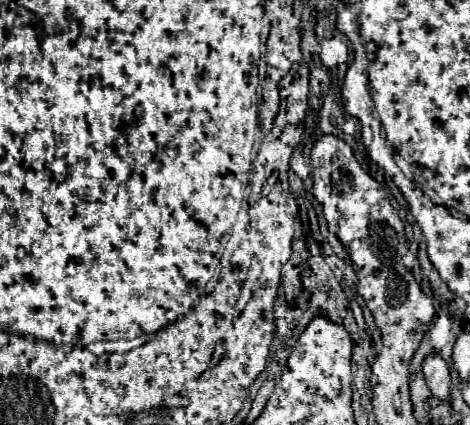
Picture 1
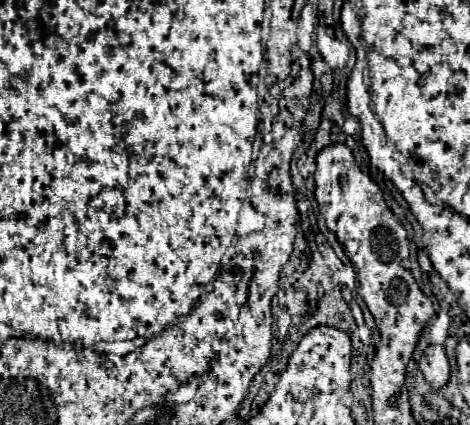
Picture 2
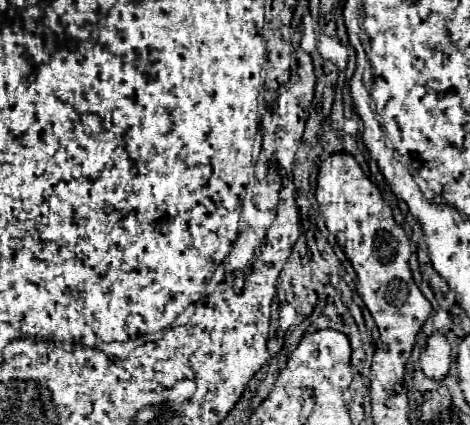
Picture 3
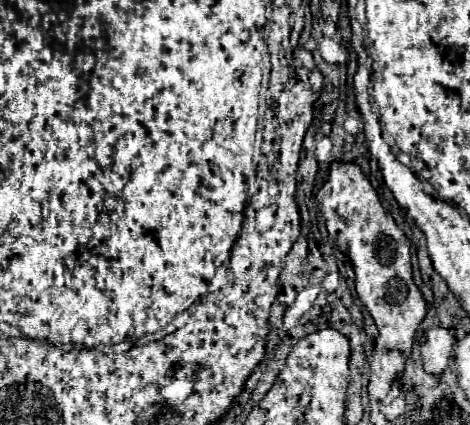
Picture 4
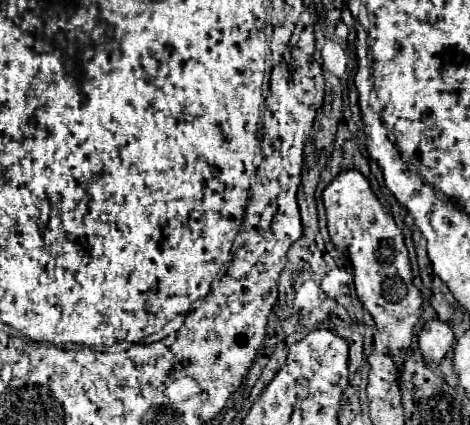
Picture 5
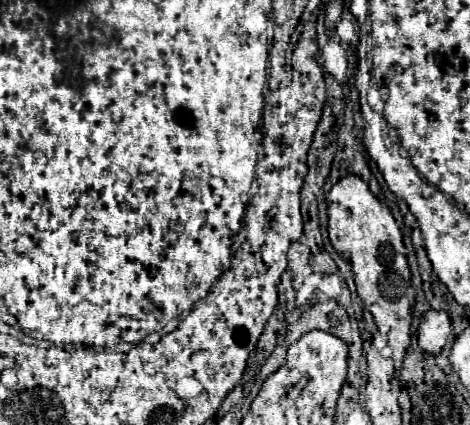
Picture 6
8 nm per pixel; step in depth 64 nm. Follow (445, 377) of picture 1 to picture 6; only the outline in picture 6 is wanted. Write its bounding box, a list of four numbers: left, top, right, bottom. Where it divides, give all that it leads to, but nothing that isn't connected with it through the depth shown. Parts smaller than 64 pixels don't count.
[418,310,452,354]

